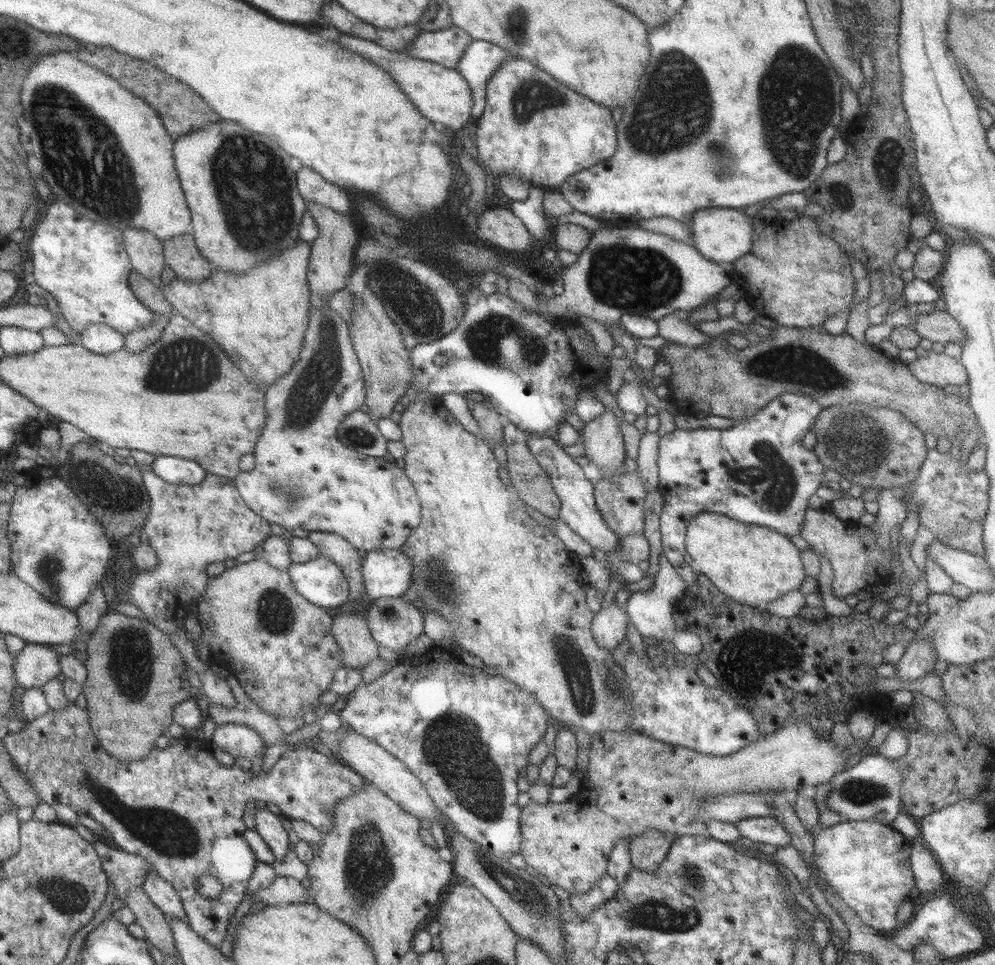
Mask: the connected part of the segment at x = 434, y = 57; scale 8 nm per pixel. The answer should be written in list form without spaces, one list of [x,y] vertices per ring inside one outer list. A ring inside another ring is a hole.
[[[459,26],[437,31],[421,31],[404,52],[410,57],[456,69],[466,47],[474,40]]]

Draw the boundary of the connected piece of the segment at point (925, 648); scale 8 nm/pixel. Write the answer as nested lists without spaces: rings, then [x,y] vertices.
[[[916,637],[910,641],[902,658],[895,664],[896,677],[910,682],[922,679],[932,672],[936,662],[929,638]]]

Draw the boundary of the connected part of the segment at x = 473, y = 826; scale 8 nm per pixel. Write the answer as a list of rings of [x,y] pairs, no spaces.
[[[434,646],[424,655],[406,657],[401,656],[397,663],[384,672],[378,680],[370,684],[361,683],[349,695],[344,708],[339,712],[341,730],[356,731],[387,750],[394,758],[401,760],[422,781],[428,794],[433,798],[436,806],[444,813],[450,825],[459,830],[466,838],[479,844],[486,852],[493,852],[498,858],[509,859],[513,854],[520,852],[521,835],[521,807],[518,805],[518,787],[516,780],[520,778],[520,770],[526,768],[531,762],[529,754],[532,747],[545,738],[545,732],[550,723],[549,714],[543,710],[538,699],[531,693],[512,684],[510,680],[494,674],[486,668],[477,668],[468,665],[463,659],[456,656],[451,650],[441,646]]]

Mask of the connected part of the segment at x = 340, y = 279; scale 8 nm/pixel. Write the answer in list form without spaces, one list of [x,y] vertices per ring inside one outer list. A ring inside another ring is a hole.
[[[310,201],[305,202],[307,210],[312,213],[319,228],[318,236],[310,243],[311,251],[307,264],[307,283],[310,288],[311,308],[329,307],[329,296],[333,296],[337,290],[347,288],[347,280],[355,269],[353,254],[357,247],[358,232],[356,225],[352,223],[350,216],[345,216]]]

